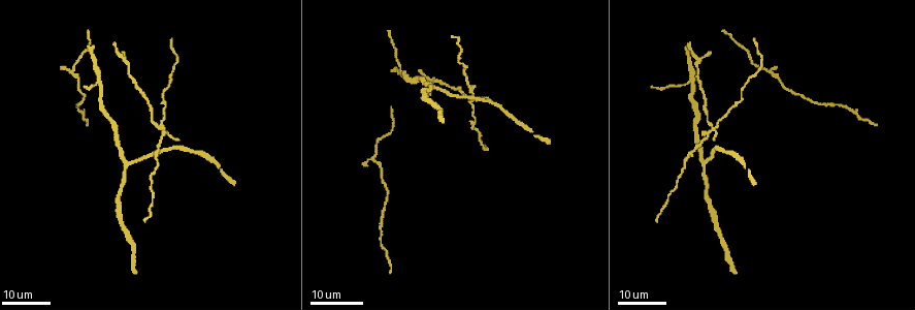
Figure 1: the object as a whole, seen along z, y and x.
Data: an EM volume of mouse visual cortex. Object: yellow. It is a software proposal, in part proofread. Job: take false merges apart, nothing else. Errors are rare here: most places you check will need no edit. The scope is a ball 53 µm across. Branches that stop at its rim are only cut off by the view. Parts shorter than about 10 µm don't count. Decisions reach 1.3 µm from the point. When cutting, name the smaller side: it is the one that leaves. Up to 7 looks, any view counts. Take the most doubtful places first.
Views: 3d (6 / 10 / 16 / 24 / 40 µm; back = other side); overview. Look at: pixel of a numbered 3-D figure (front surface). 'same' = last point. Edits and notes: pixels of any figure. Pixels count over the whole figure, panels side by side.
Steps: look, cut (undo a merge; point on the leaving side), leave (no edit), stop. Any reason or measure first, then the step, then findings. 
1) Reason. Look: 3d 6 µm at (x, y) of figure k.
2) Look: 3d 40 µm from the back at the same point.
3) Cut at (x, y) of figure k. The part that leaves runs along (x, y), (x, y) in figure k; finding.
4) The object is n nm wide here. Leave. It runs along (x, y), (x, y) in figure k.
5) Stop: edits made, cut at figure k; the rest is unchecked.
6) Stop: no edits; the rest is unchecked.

Four arms meet. Look: 3d 16 µm at (715, 128) of figure 1.

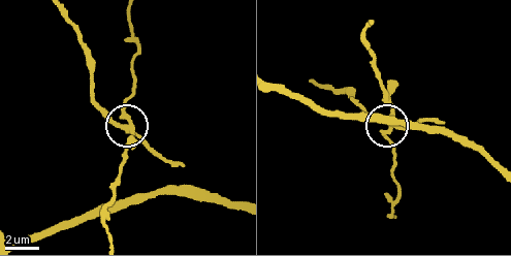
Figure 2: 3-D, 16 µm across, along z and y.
Closer look. Look: 3d 6 µm at (125, 126) of figure 2.

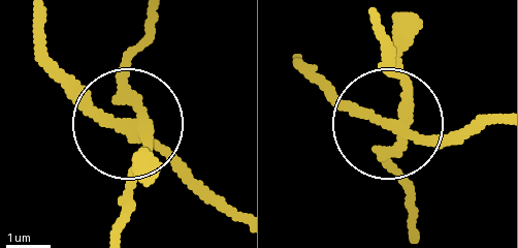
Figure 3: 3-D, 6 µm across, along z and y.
The object is 270 nm wide here. Cut at (78, 109) of figure 3. The part that leaves runs along (139, 128), (109, 117), (54, 61), (42, 17) in figure 3; a second neuron is stuck on.

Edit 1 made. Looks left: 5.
Look: overview.

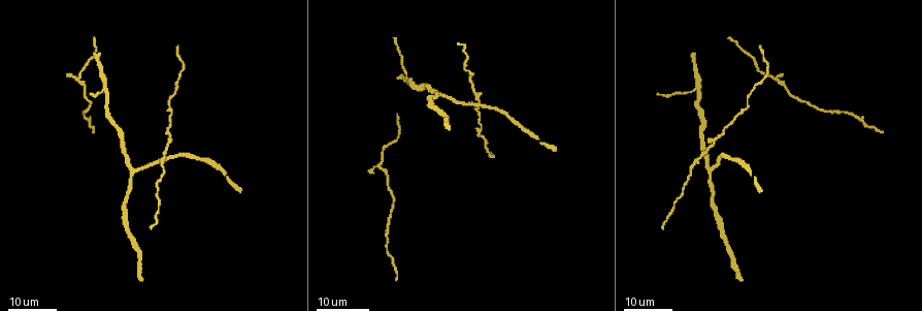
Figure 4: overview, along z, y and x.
Look: 3d 16 µm at (380, 161) of figure 4.

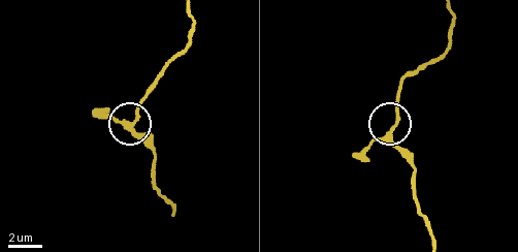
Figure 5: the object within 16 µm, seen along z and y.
Look: 3d 10 µm at (134, 120) of figure 5.

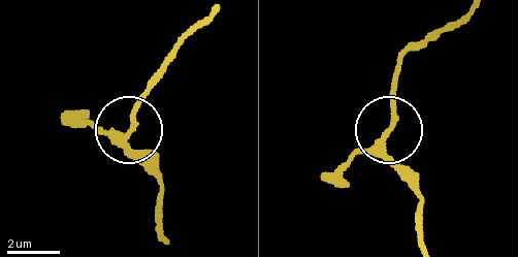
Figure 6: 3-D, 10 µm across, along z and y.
Look: 3d 10 µm from the back at (390, 132) of figure 6.

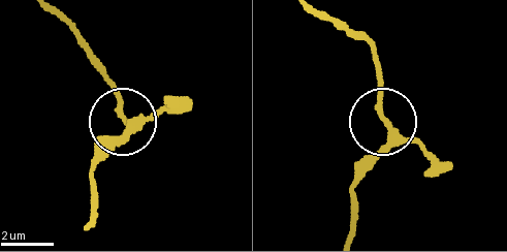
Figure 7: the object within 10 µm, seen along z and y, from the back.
Leave. All the same neuron.

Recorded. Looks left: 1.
Stop: edits made, cut at figure 3; the rest is unchecked.

